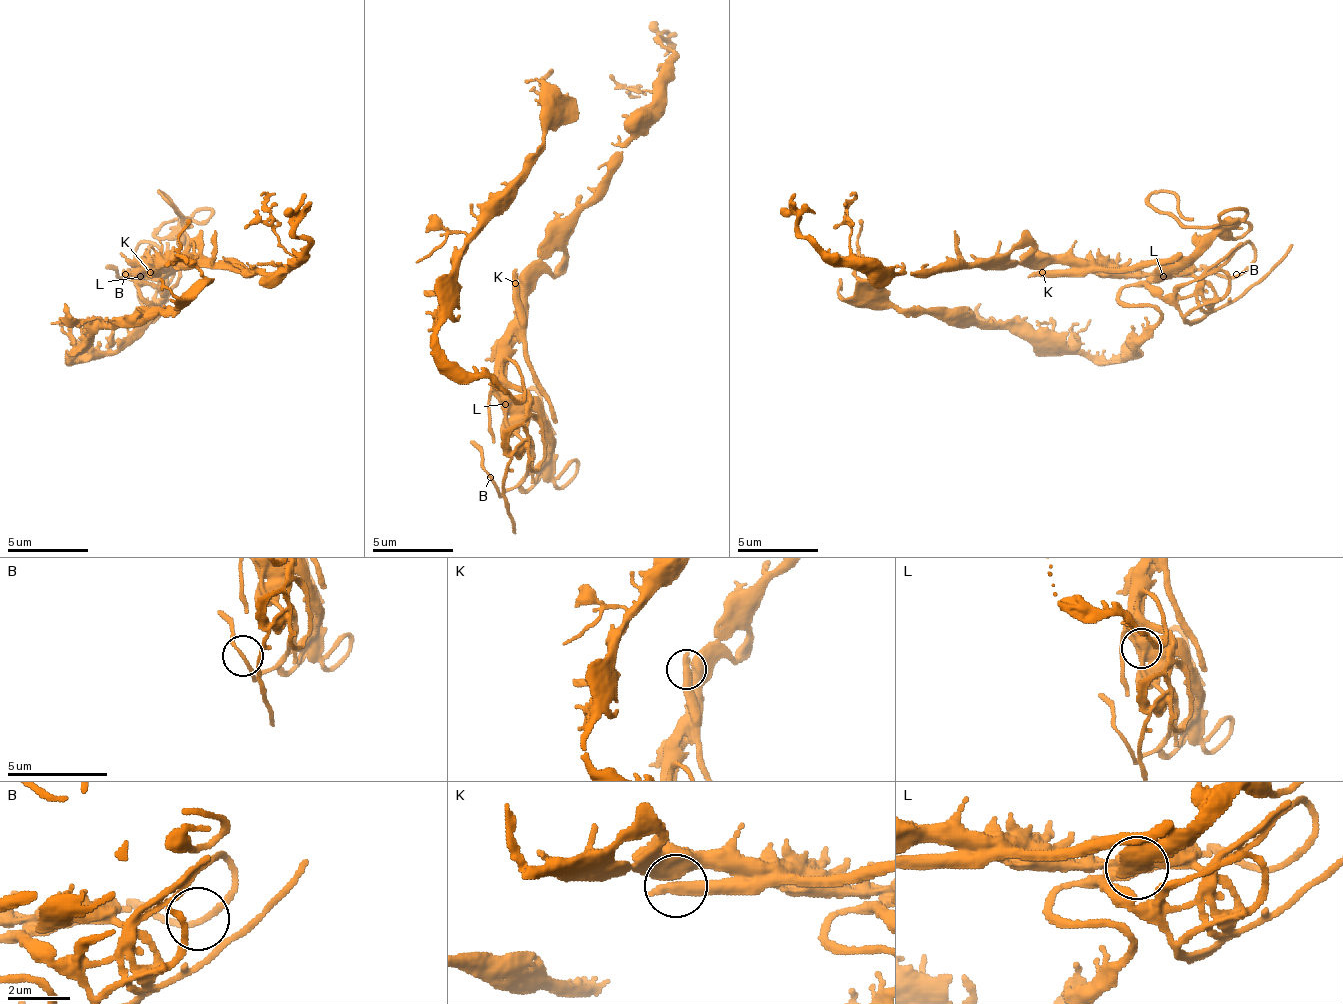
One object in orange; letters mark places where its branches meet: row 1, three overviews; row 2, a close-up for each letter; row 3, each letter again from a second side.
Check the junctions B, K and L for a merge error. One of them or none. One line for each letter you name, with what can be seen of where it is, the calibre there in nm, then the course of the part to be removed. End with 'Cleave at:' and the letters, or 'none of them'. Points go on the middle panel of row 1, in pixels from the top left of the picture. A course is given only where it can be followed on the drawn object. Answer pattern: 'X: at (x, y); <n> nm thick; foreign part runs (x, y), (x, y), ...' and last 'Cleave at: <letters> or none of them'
Cleave at: none of them

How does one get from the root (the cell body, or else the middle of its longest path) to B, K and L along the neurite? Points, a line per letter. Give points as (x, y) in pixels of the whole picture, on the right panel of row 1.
B: (1156, 308), (1164, 304), (1180, 304), (1213, 271), (1249, 243), (1253, 247), (1253, 259), (1237, 275)
K: (1156, 308), (1160, 296), (1140, 275), (1043, 271)
L: (1156, 308), (1160, 292), (1152, 284), (1164, 275)

